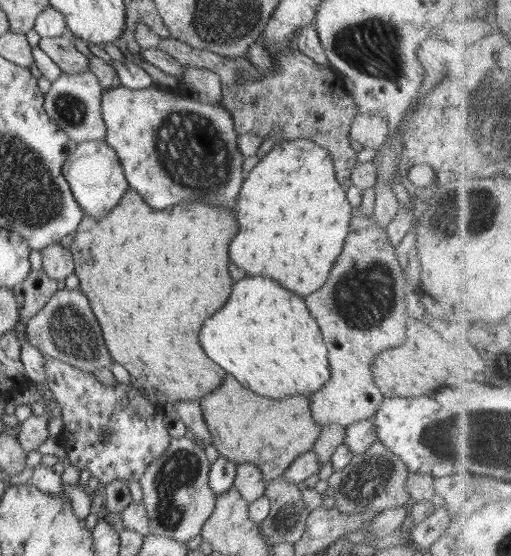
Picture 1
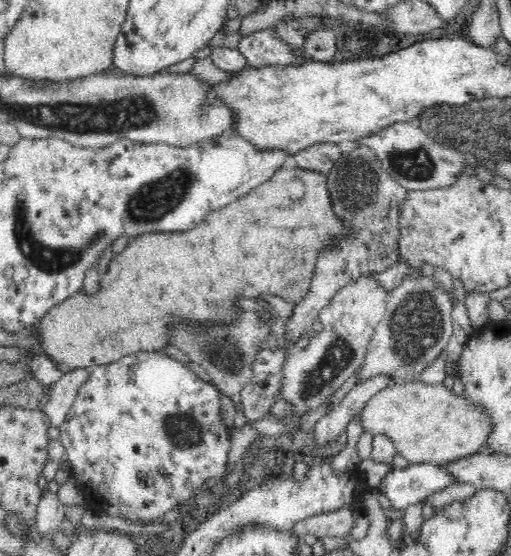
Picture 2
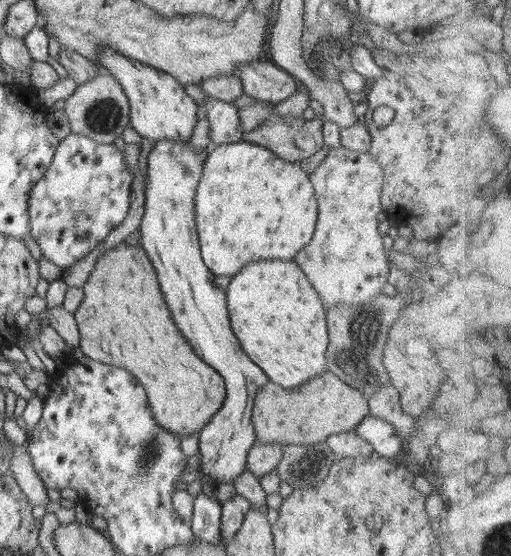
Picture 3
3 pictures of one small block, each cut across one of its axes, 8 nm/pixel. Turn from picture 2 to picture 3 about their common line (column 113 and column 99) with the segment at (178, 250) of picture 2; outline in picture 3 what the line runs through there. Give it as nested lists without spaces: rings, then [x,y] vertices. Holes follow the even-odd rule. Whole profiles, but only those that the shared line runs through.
[[[119,244],[98,258],[94,270],[83,286],[84,301],[78,306],[75,320],[79,328],[81,351],[96,362],[120,366],[132,372],[150,400],[152,416],[156,424],[180,438],[198,433],[220,410],[225,396],[225,382],[222,376],[188,348],[188,342],[180,338],[172,324],[172,316],[164,304],[157,273],[147,258],[142,246],[138,248]]]

